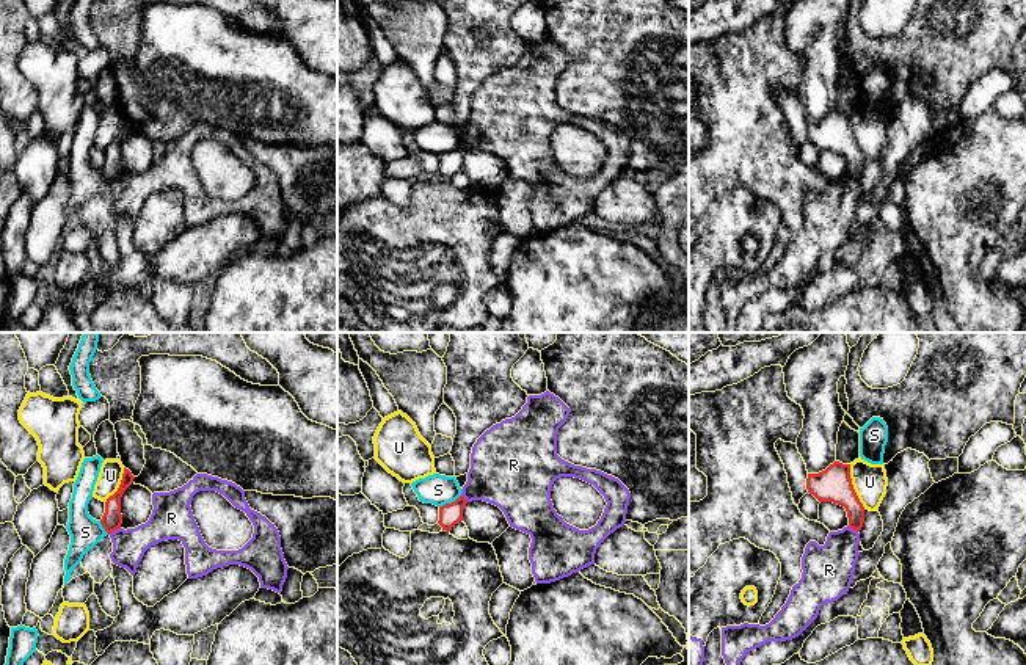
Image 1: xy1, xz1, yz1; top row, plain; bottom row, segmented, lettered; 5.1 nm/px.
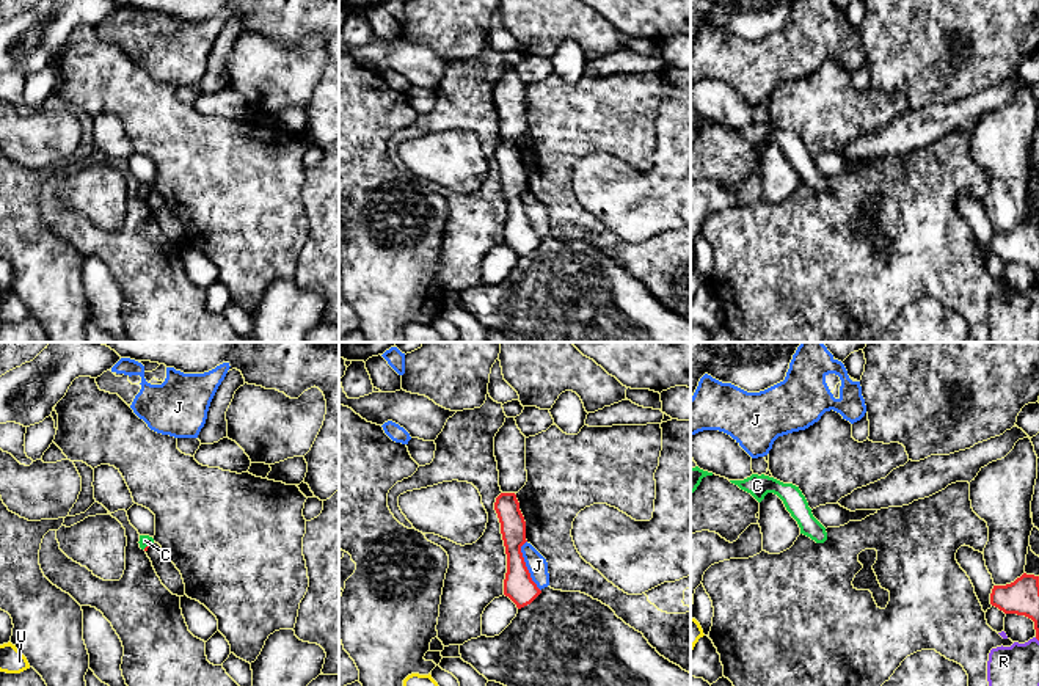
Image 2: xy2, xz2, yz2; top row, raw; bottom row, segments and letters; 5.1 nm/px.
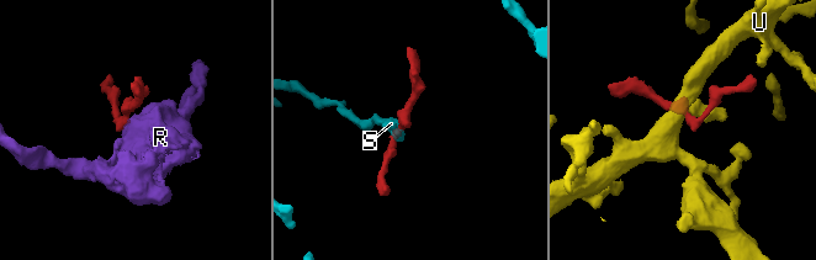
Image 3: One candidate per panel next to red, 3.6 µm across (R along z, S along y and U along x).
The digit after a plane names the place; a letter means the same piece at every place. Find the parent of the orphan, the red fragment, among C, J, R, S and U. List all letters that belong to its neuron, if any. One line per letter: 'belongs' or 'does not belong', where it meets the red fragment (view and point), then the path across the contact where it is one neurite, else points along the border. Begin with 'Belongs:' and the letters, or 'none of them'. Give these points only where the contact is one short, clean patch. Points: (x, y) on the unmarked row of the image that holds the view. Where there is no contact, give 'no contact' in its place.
Belongs: C
C: belongs | xy2 (146, 195) | across xy2 (146, 195), (145, 189)
J: does not belong | xz2 (524, 214) | along xz2 (526, 189), (521, 195), (521, 204), (531, 228), (540, 239)
R: does not belong | xy1 (113, 179) | along xy1 (120, 176), (109, 182)
S: does not belong | xz1 (449, 152) | along xz1 (460, 143), (440, 156)
U: does not belong | yz1 (852, 135) | along yz1 (849, 113), (852, 137), (865, 156)

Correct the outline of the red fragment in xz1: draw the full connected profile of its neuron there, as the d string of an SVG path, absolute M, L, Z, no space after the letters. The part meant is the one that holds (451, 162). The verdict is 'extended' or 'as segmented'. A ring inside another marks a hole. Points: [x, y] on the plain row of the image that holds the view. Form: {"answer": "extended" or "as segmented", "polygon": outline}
{"answer": "as segmented", "polygon": "M460 144L455 151L439 155L438 173L442 176L442 179L450 180L455 173L463 169L463 158L466 152L468 149Z"}

